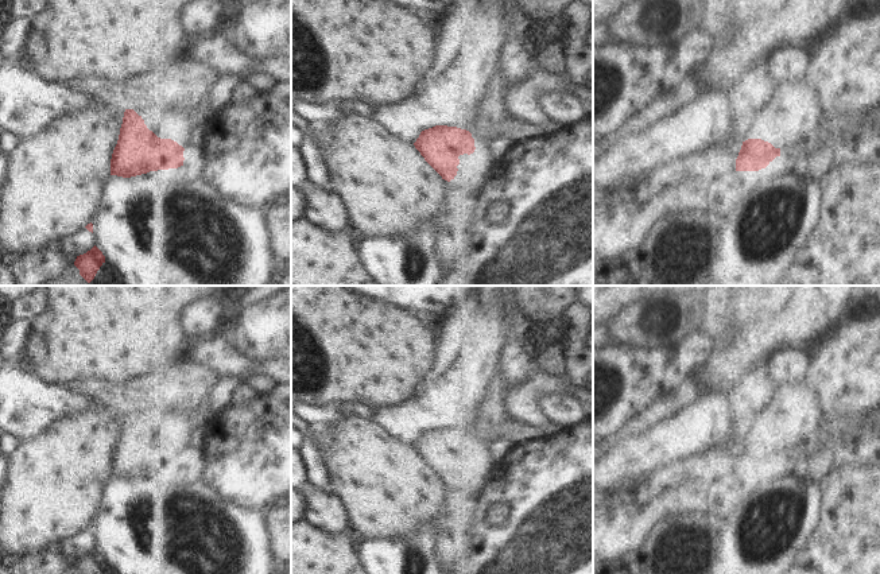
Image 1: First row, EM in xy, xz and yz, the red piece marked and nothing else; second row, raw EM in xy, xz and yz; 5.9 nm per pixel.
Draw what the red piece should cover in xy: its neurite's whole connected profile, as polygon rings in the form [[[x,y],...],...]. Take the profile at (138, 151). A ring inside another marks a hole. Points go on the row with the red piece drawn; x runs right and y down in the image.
[[[189,58],[162,69],[162,75],[174,92],[125,109],[111,175],[131,178],[183,166],[185,147],[198,139],[208,123],[212,112],[202,101],[221,75],[208,63]]]

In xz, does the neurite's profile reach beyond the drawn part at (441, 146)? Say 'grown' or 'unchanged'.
grown

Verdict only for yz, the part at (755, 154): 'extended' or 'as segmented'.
extended

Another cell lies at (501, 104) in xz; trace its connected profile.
[[[542,69],[512,89],[501,90],[496,101],[496,109],[503,116],[536,124],[546,135],[557,133],[562,131],[563,125],[557,124],[547,115],[539,102],[539,96],[566,90],[566,85],[559,75]]]

